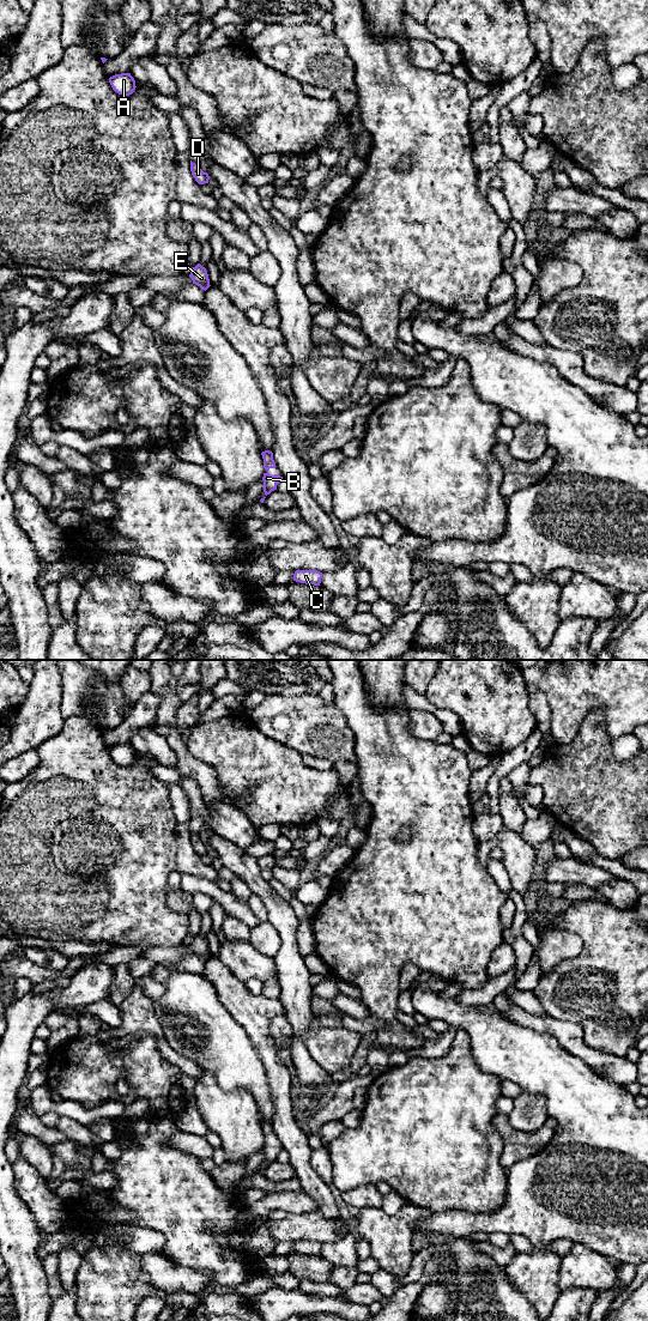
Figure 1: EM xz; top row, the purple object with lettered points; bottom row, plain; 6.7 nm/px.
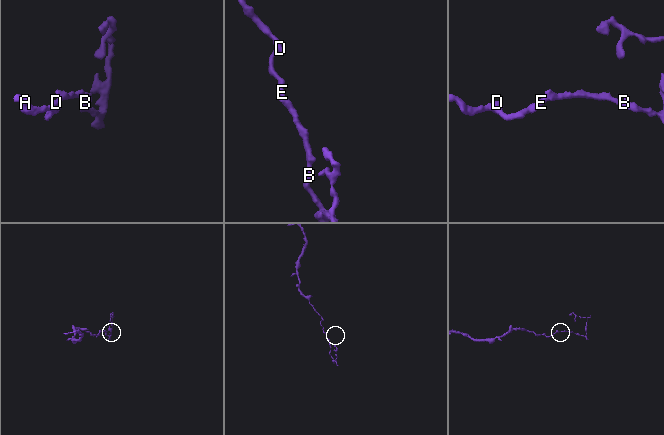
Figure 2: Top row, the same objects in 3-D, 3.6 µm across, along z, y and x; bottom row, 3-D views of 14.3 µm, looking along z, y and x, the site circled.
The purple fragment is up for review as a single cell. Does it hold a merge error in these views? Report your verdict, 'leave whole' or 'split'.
leave whole

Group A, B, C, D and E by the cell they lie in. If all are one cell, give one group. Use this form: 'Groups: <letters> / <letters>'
Groups: A B C D E

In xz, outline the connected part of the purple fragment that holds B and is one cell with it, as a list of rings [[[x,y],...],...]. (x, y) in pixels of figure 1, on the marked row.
[[[268,472],[264,473],[264,492],[265,495],[270,495],[272,491],[277,490],[277,485],[283,479],[279,474],[271,475]]]

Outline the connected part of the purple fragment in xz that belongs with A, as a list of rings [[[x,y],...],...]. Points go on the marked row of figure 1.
[[[131,73],[115,74],[109,78],[109,83],[115,92],[122,96],[129,96],[135,90],[135,80]]]

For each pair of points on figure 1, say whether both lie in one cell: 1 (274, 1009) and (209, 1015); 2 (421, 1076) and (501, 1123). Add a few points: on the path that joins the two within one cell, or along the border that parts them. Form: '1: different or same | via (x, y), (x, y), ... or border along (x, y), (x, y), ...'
1: different | border along (213, 988), (219, 1001), (247, 1034)
2: different | border along (497, 1113), (492, 1125), (500, 1134), (503, 1145)

